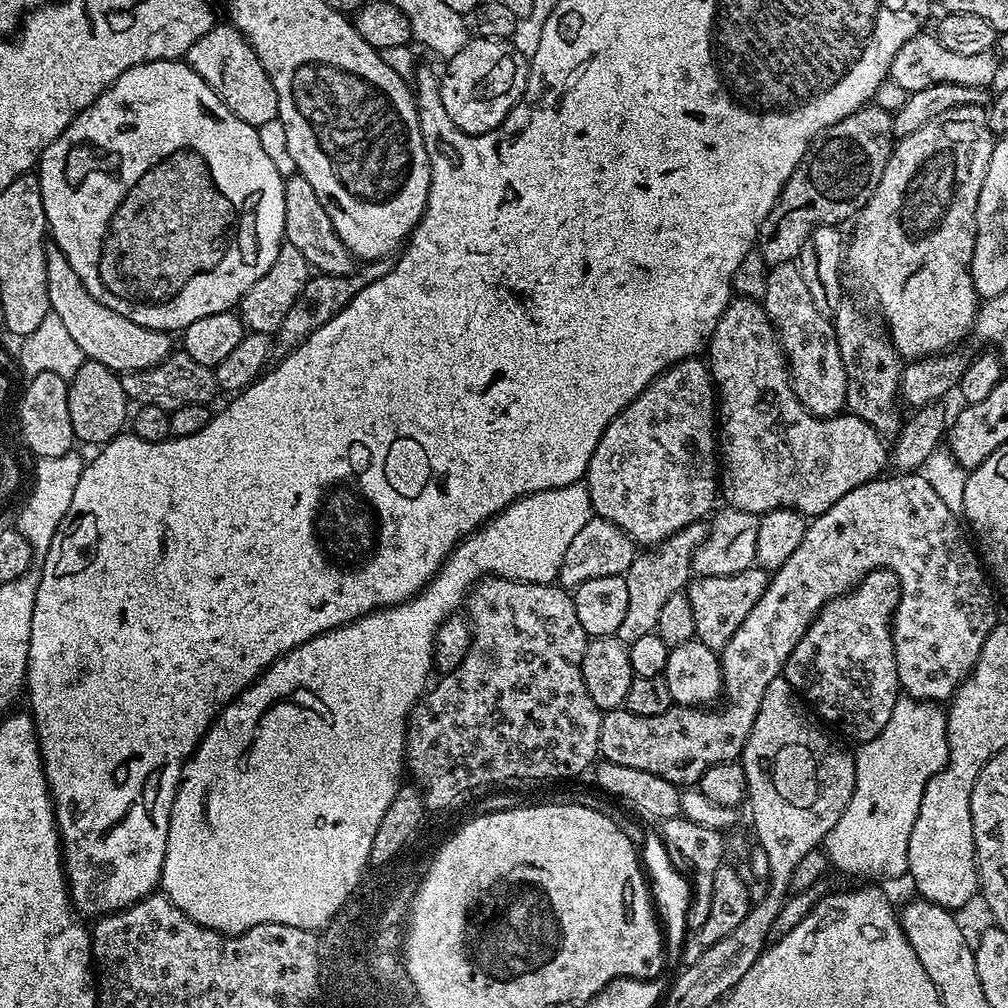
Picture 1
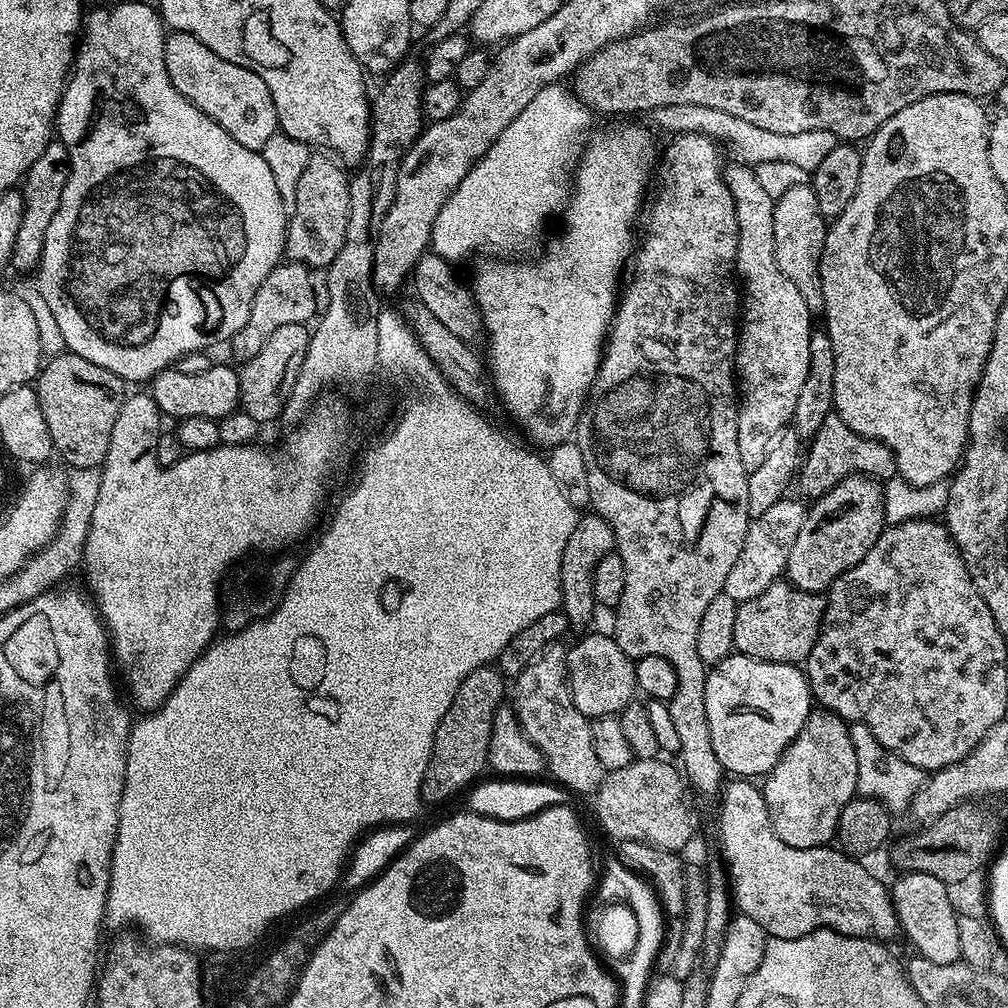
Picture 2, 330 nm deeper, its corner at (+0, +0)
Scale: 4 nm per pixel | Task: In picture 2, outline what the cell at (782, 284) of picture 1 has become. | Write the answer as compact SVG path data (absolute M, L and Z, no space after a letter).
M811 183L793 186L786 194L775 197L774 206L774 258L778 258L778 270L798 286L808 307L816 310L823 305L824 295L820 285L820 259L826 242L829 225L818 210L818 198Z

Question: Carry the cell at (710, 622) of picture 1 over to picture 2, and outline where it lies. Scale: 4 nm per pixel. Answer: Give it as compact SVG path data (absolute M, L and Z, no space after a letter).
M787 579L776 580L758 598L738 603L738 615L734 618L734 649L741 656L758 658L762 662L803 665L823 625L828 605L827 595L803 592L792 587Z

